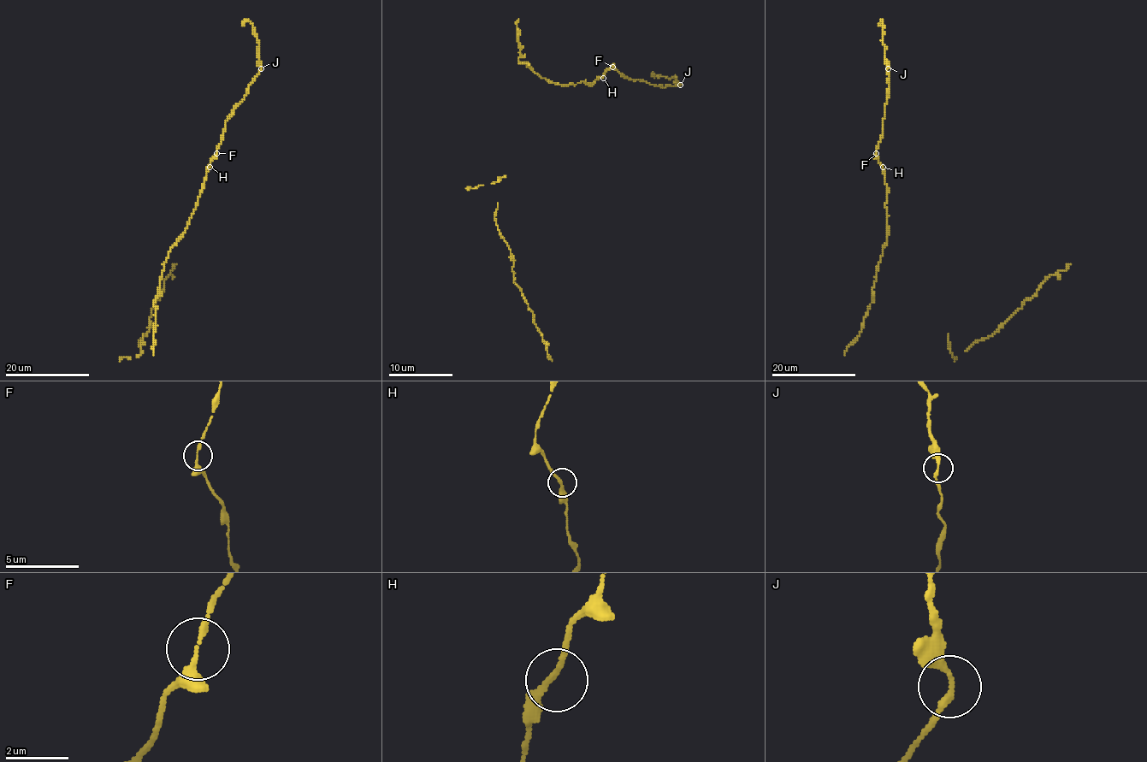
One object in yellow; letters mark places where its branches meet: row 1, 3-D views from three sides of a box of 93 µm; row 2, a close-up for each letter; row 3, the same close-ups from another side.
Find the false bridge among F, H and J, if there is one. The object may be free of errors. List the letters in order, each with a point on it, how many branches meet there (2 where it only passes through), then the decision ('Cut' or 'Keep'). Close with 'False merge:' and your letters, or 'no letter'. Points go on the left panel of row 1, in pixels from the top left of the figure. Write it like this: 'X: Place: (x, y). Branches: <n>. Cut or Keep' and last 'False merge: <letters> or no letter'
F: Place: (216, 153). Branches: 2. Keep
H: Place: (209, 167). Branches: 2. Keep
J: Place: (261, 68). Branches: 2. Keep
False merge: no letter

